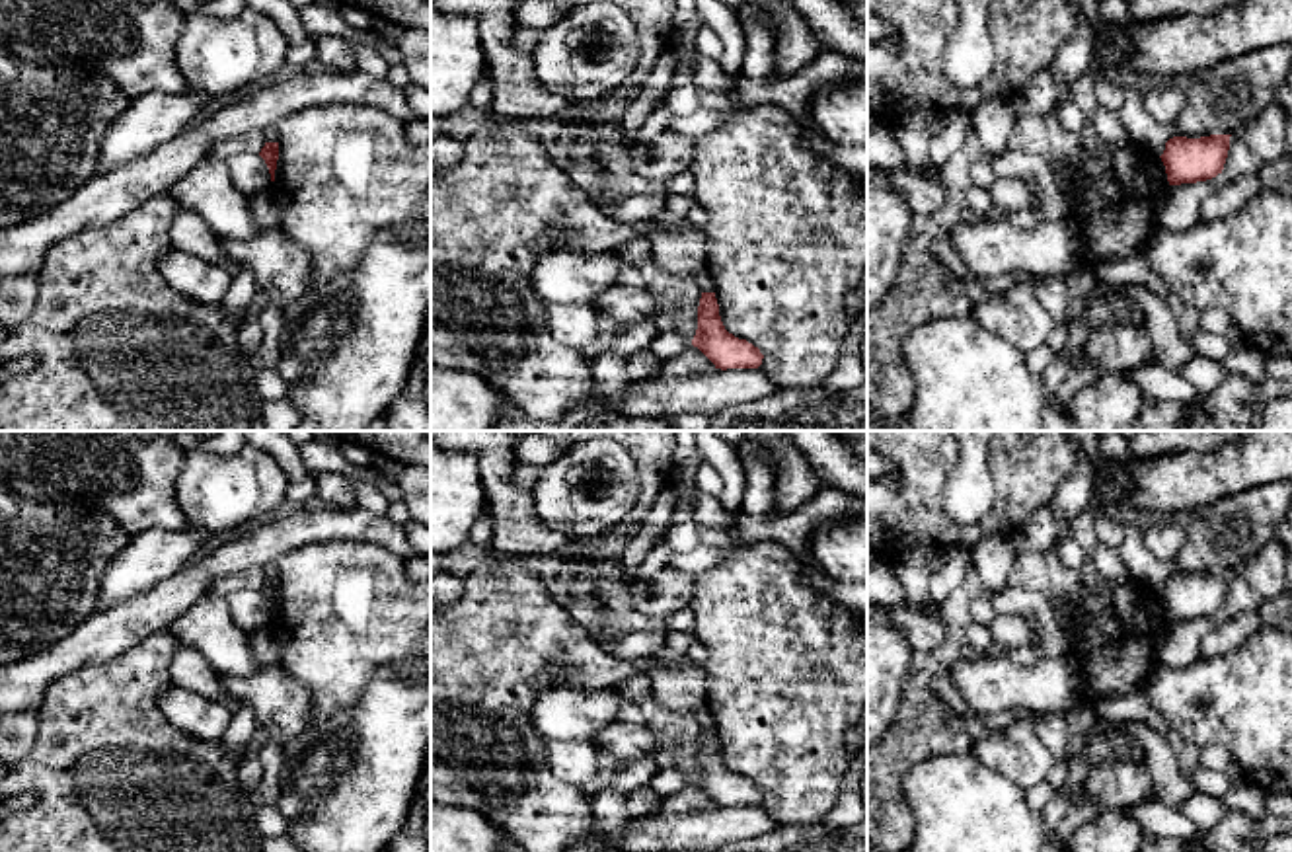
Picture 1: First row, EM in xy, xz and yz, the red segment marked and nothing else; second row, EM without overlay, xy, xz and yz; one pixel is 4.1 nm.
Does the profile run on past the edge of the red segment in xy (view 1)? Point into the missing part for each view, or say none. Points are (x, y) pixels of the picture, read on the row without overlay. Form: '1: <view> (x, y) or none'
1: none

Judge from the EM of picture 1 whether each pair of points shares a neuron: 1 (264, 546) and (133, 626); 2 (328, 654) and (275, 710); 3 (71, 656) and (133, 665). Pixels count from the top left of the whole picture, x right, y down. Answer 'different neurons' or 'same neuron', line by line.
1: same neuron
2: different neurons
3: different neurons

